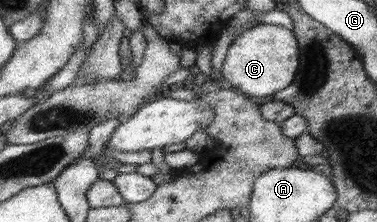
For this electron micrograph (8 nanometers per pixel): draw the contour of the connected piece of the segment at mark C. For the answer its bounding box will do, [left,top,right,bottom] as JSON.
[220,24,299,96]

